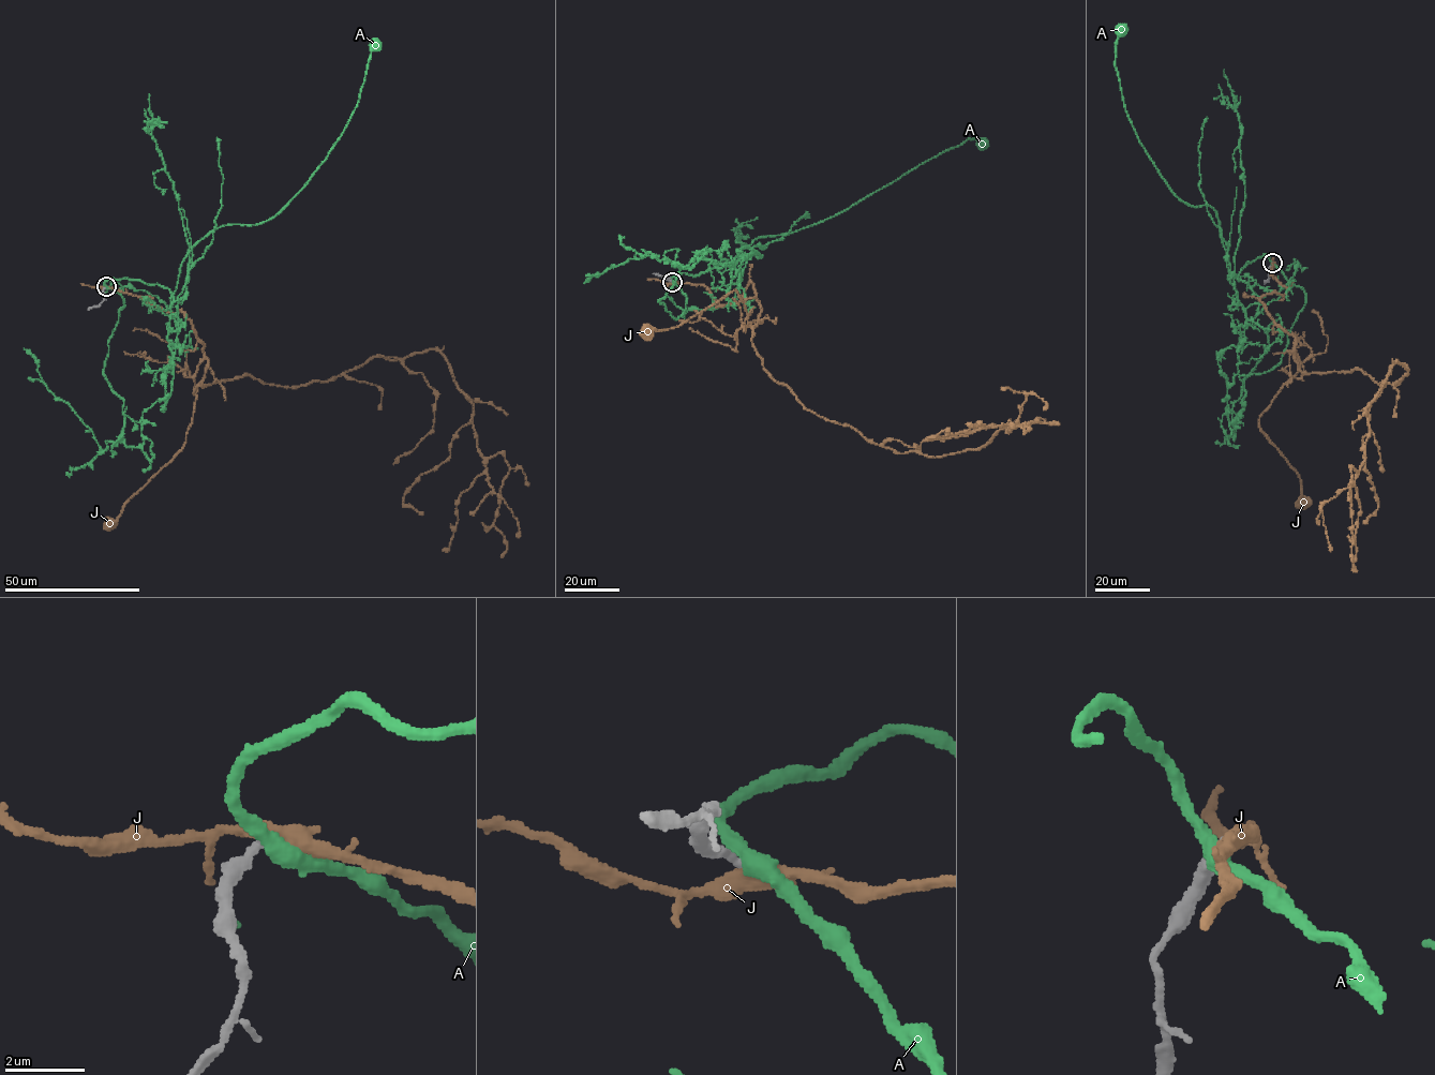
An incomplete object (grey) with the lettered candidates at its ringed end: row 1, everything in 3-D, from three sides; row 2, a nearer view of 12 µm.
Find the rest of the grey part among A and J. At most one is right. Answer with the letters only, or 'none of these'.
J

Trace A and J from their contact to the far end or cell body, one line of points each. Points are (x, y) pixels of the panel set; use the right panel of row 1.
A: (1272, 263), (1265, 253), (1249, 262), (1231, 284), (1216, 212), (1176, 195), (1139, 142), (1115, 66), (1122, 31)
J: (1272, 263), (1270, 273), (1286, 292), (1259, 299), (1294, 337), (1298, 371), (1258, 426), (1297, 473), (1303, 504)

